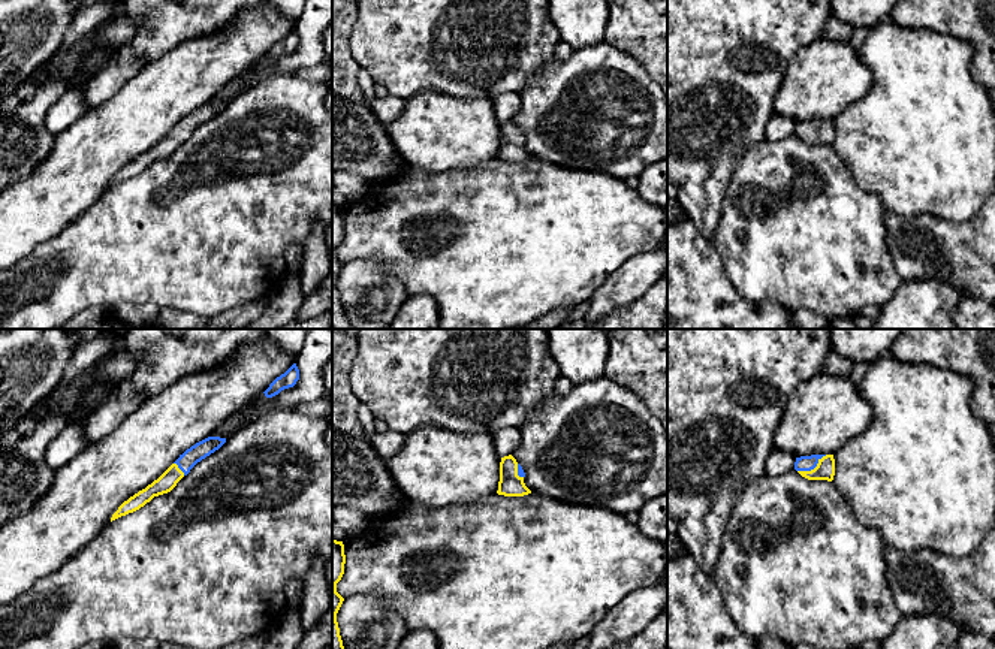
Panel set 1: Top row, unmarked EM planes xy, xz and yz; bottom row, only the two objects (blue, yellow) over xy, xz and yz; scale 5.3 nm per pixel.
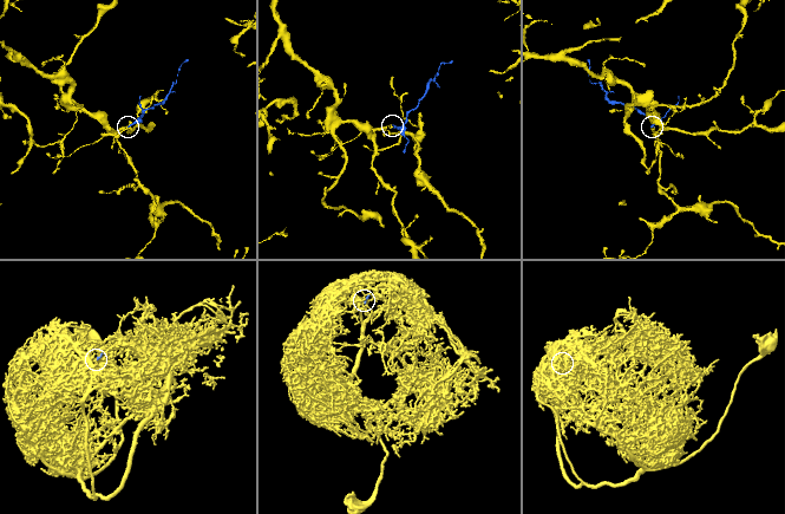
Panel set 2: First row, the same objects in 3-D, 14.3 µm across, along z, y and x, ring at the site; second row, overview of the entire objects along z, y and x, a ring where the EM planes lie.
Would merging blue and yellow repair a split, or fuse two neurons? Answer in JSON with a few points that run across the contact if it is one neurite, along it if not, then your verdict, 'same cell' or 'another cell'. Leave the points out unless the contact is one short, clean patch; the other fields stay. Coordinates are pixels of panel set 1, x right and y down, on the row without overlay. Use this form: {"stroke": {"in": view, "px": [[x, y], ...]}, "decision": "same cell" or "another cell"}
{"stroke": {"in": "yz", "px": [[804, 127], [813, 133], [825, 135]]}, "decision": "same cell"}

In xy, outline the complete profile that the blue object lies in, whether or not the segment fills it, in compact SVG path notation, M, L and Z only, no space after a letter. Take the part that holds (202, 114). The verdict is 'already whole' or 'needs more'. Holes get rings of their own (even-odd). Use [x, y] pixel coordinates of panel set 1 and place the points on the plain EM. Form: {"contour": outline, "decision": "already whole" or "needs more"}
{"contour": "M208 102L187 114L157 145L124 166L112 179L111 187L139 175L154 162L171 157L198 127L218 115L224 108L226 103Z", "decision": "needs more"}

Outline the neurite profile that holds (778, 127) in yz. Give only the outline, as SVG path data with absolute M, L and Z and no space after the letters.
M774 114L766 127L766 139L778 142L795 135L796 123L790 117Z

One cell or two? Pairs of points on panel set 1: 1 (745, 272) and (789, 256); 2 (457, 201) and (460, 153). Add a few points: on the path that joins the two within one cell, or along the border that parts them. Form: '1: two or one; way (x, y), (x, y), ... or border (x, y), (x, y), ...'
1: one; way (756, 262), (768, 256), (778, 256)
2: two; border (493, 160), (475, 168), (422, 168)

